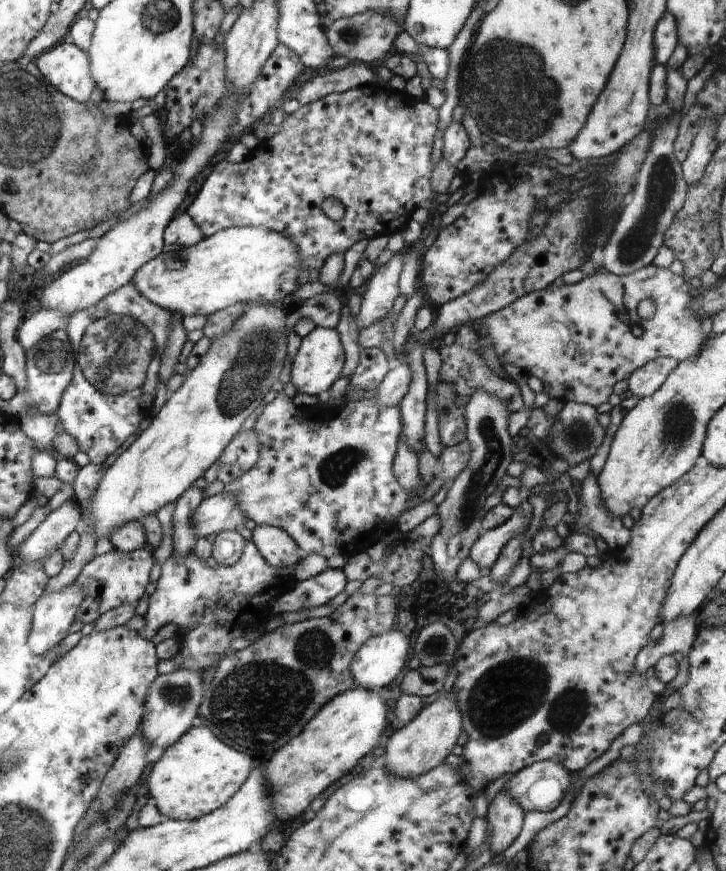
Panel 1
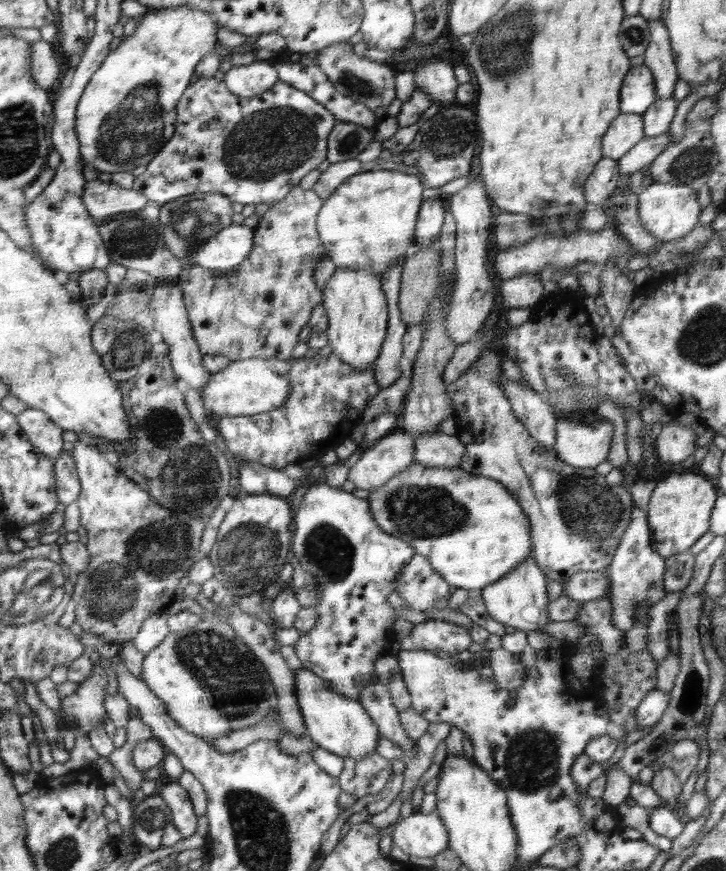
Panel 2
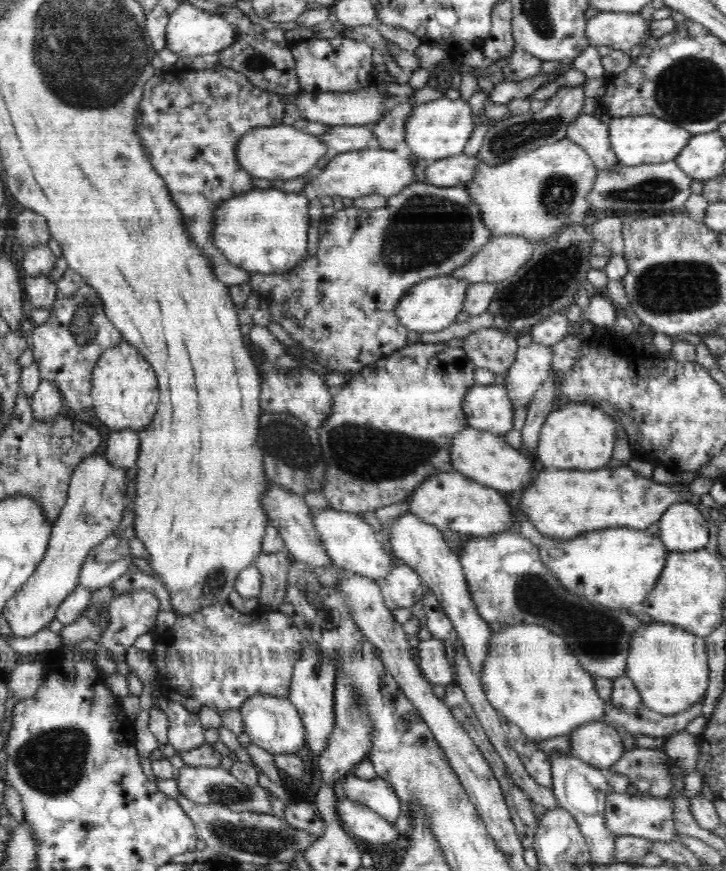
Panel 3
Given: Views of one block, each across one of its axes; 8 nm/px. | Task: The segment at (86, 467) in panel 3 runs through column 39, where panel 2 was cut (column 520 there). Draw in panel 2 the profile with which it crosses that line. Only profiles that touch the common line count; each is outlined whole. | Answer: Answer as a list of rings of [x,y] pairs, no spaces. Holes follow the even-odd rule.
[[[533,554],[522,560],[522,564],[518,564],[506,576],[482,588],[482,598],[490,618],[505,626],[512,626],[516,631],[534,632],[552,623],[546,607],[550,602],[546,589],[546,576],[541,568],[538,568]]]

